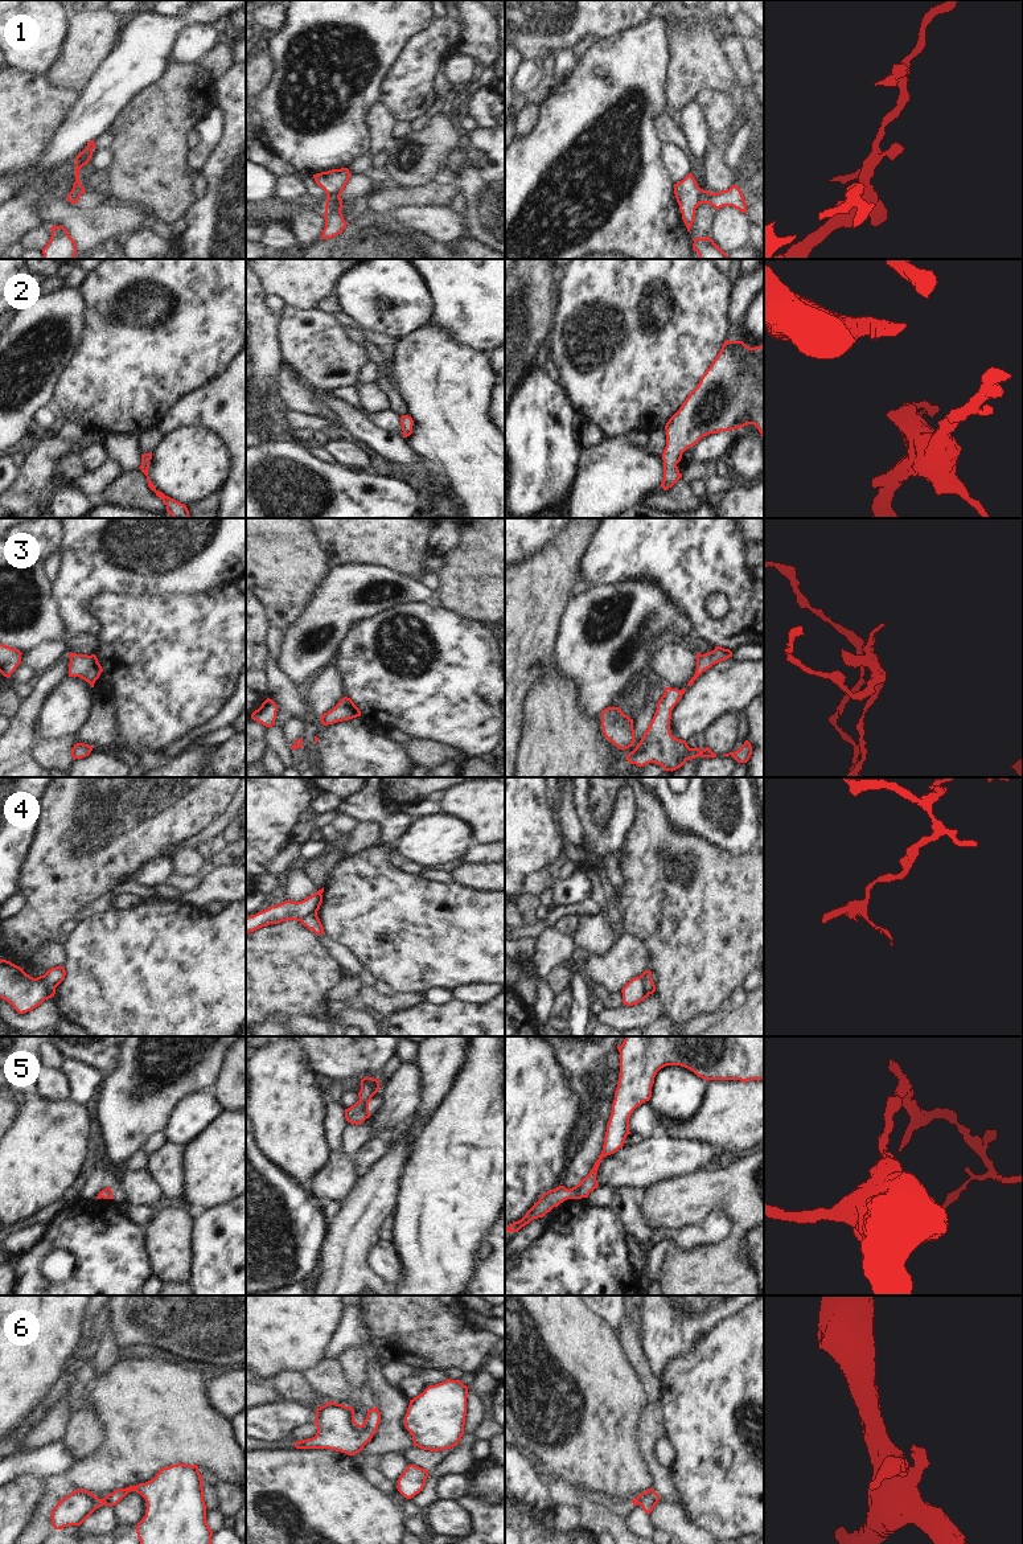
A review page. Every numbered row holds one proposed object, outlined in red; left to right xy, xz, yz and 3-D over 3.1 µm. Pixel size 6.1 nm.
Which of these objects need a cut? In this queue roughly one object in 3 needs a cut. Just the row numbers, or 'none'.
1, 4

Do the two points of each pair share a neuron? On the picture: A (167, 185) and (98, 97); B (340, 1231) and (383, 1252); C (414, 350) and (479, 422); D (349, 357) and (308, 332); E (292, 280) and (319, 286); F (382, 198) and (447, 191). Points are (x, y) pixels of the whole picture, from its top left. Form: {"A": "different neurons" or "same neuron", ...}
{"A": "different neurons", "B": "different neurons", "C": "same neuron", "D": "same neuron", "E": "same neuron", "F": "same neuron"}

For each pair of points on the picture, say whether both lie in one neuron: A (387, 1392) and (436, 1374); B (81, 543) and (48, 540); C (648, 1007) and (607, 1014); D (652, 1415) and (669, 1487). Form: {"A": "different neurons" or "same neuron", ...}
{"A": "different neurons", "B": "different neurons", "C": "same neuron", "D": "same neuron"}

